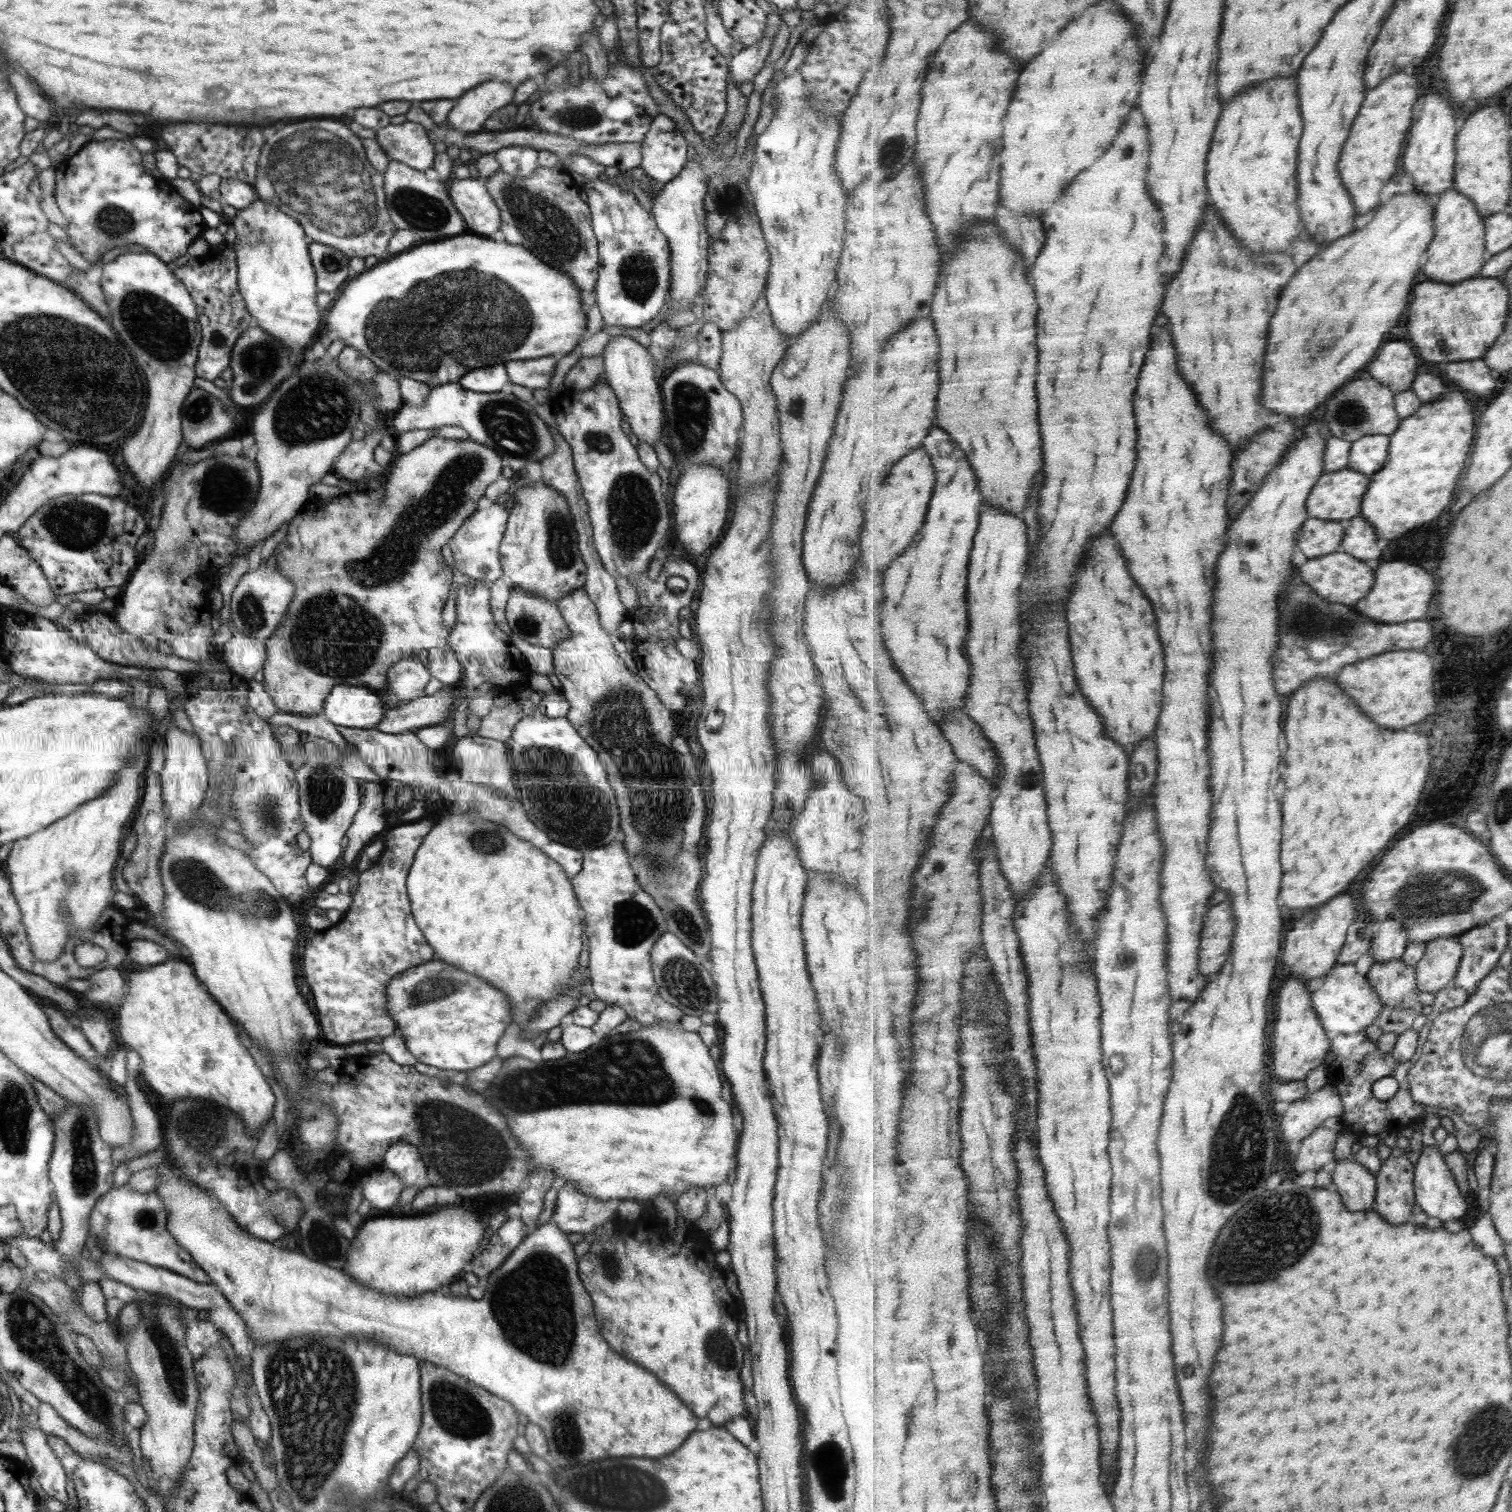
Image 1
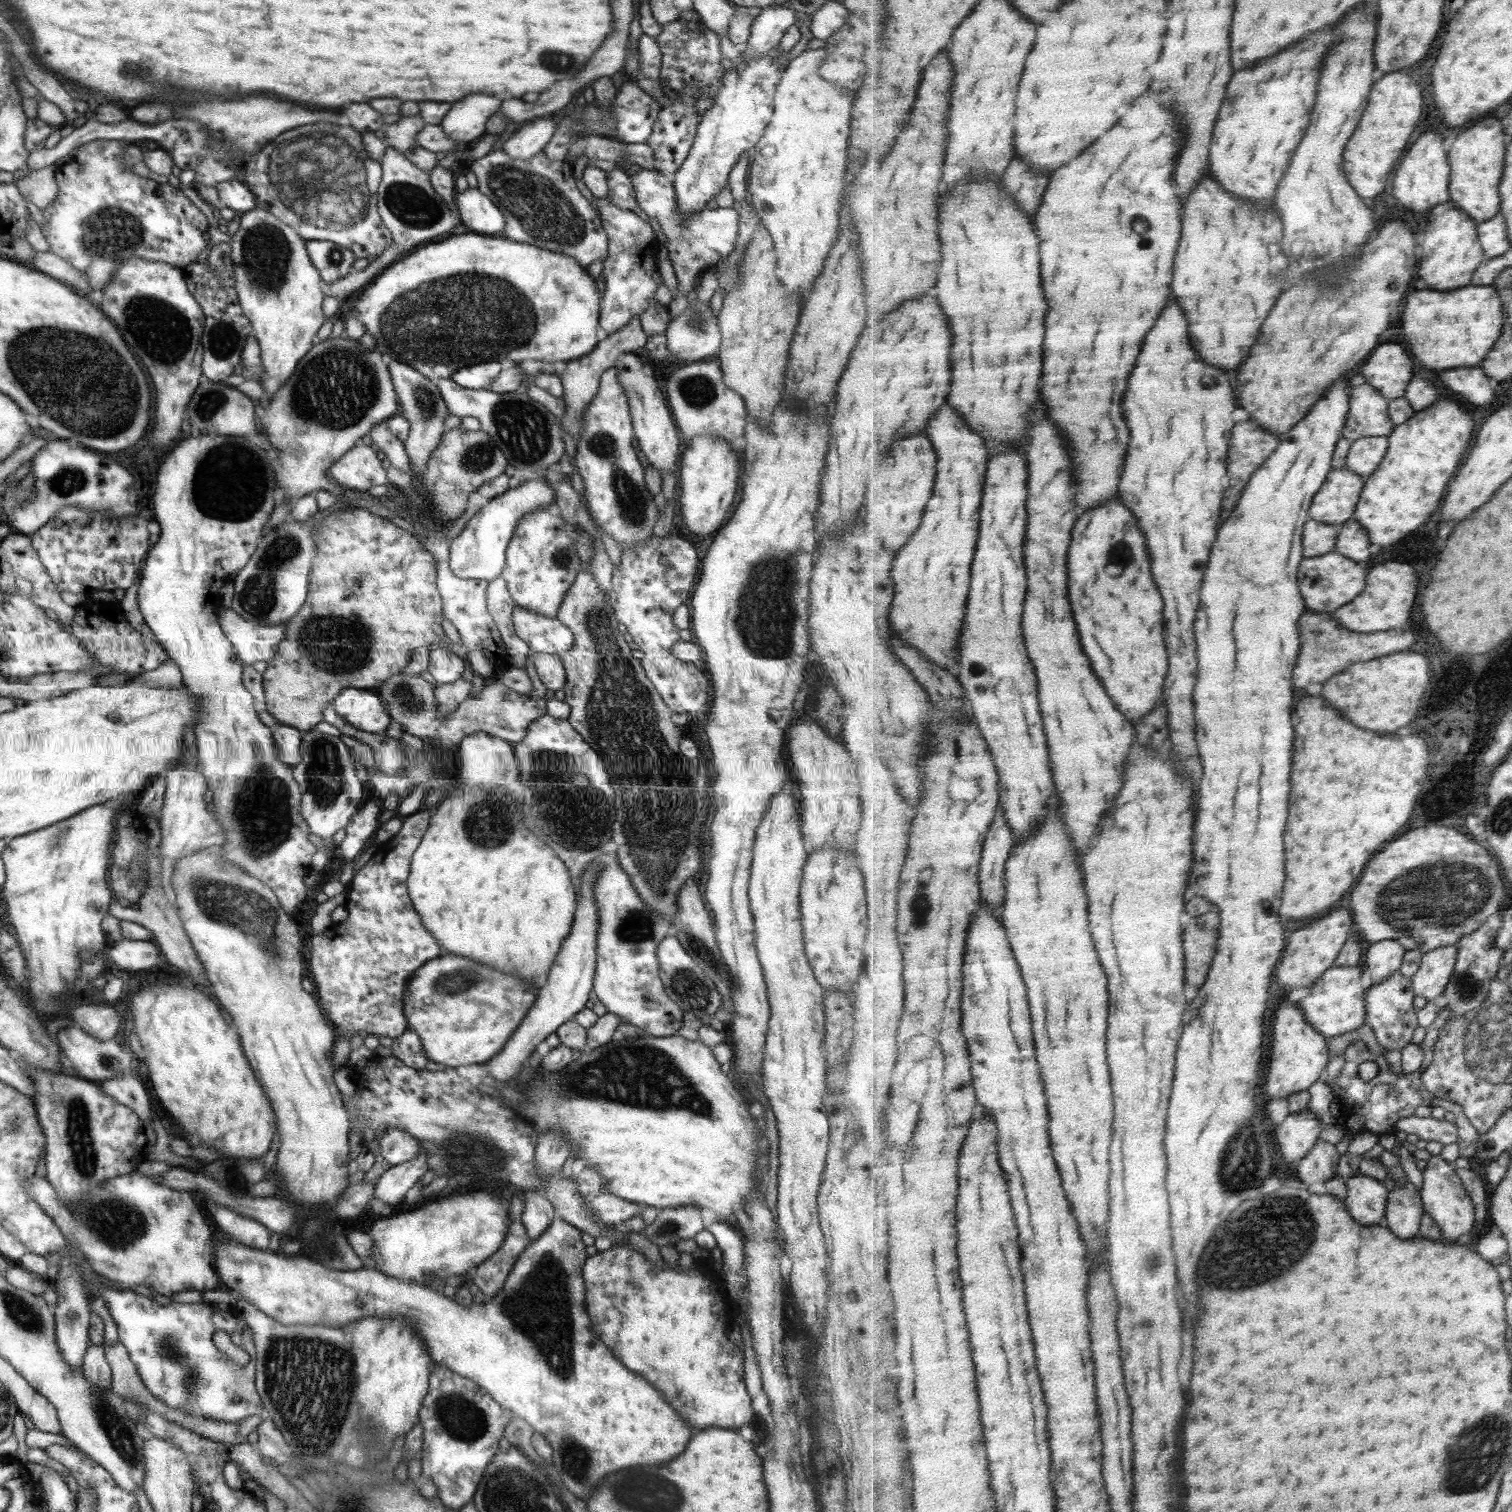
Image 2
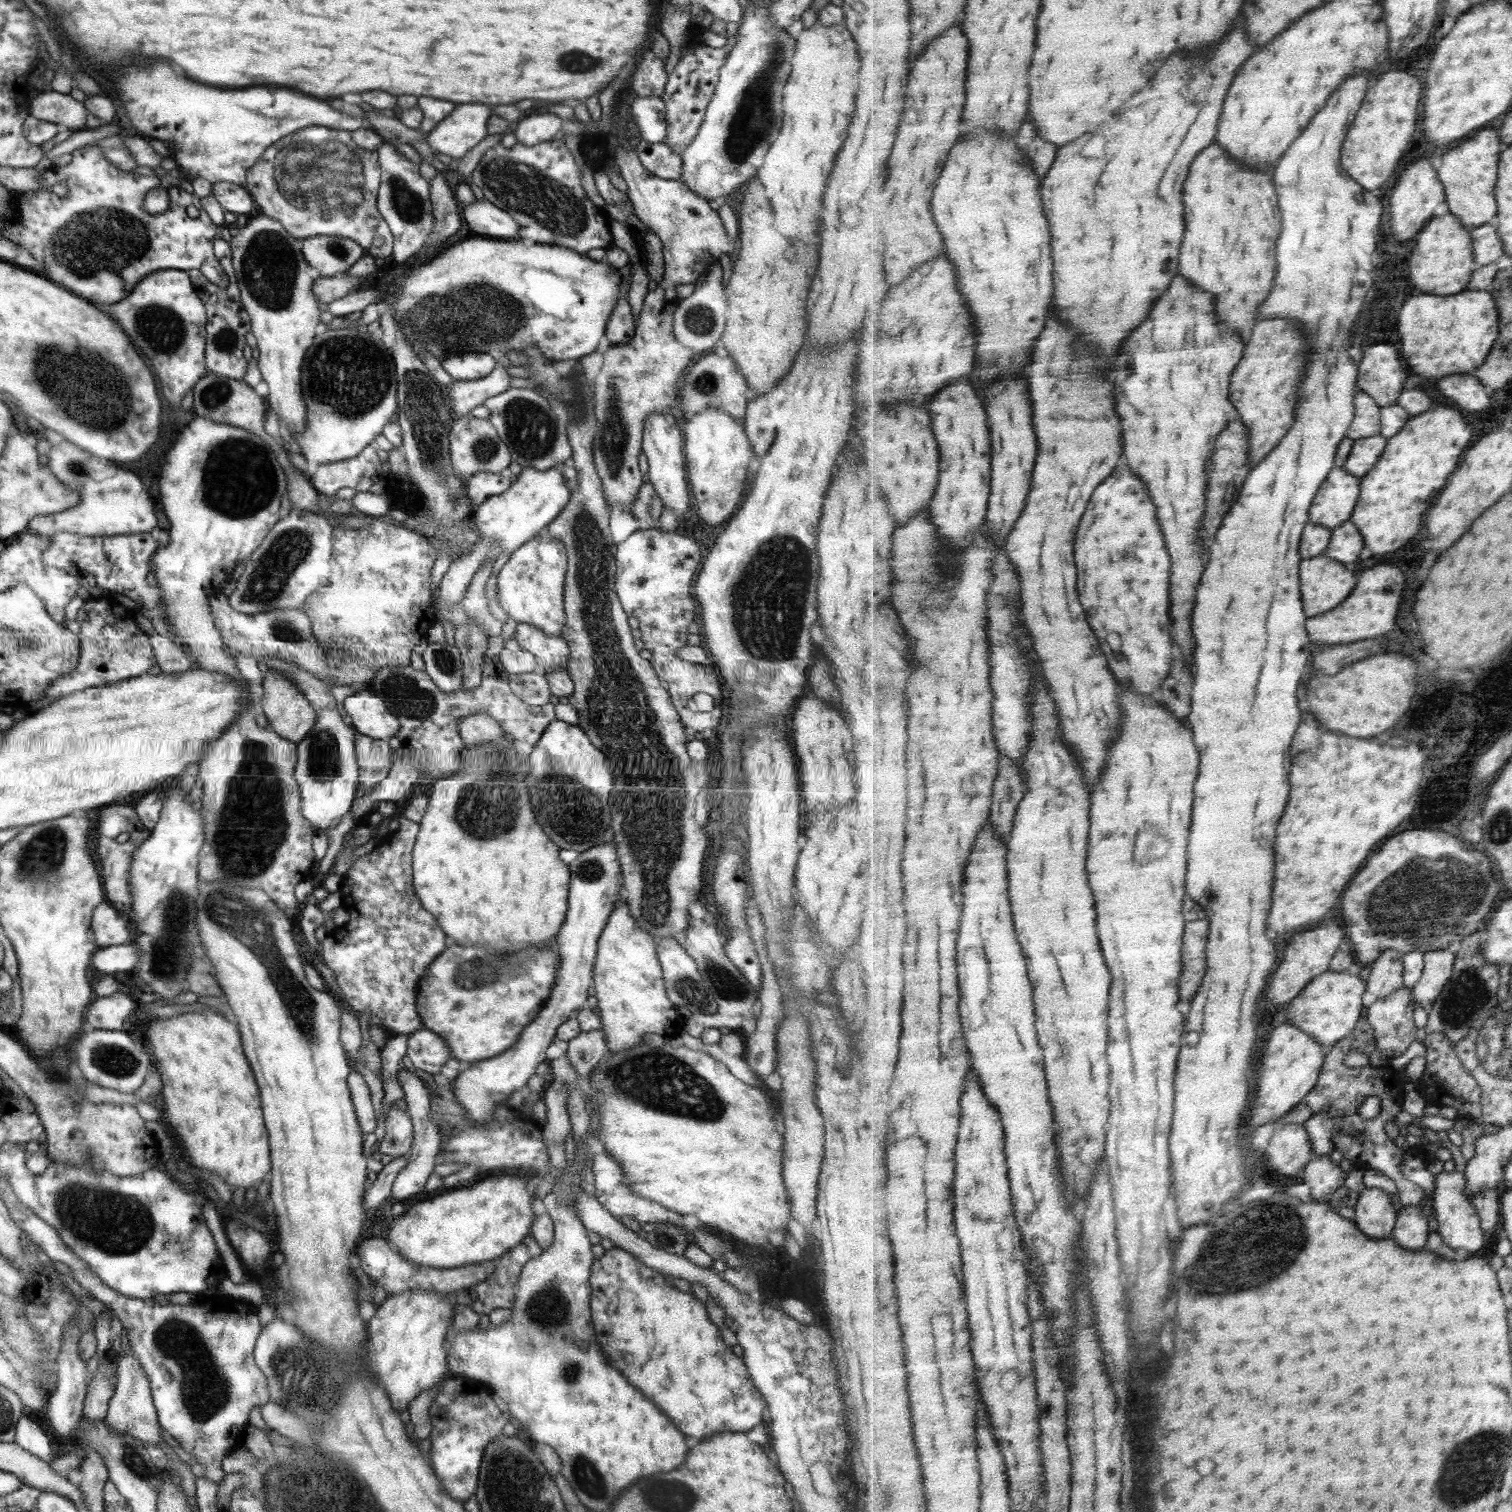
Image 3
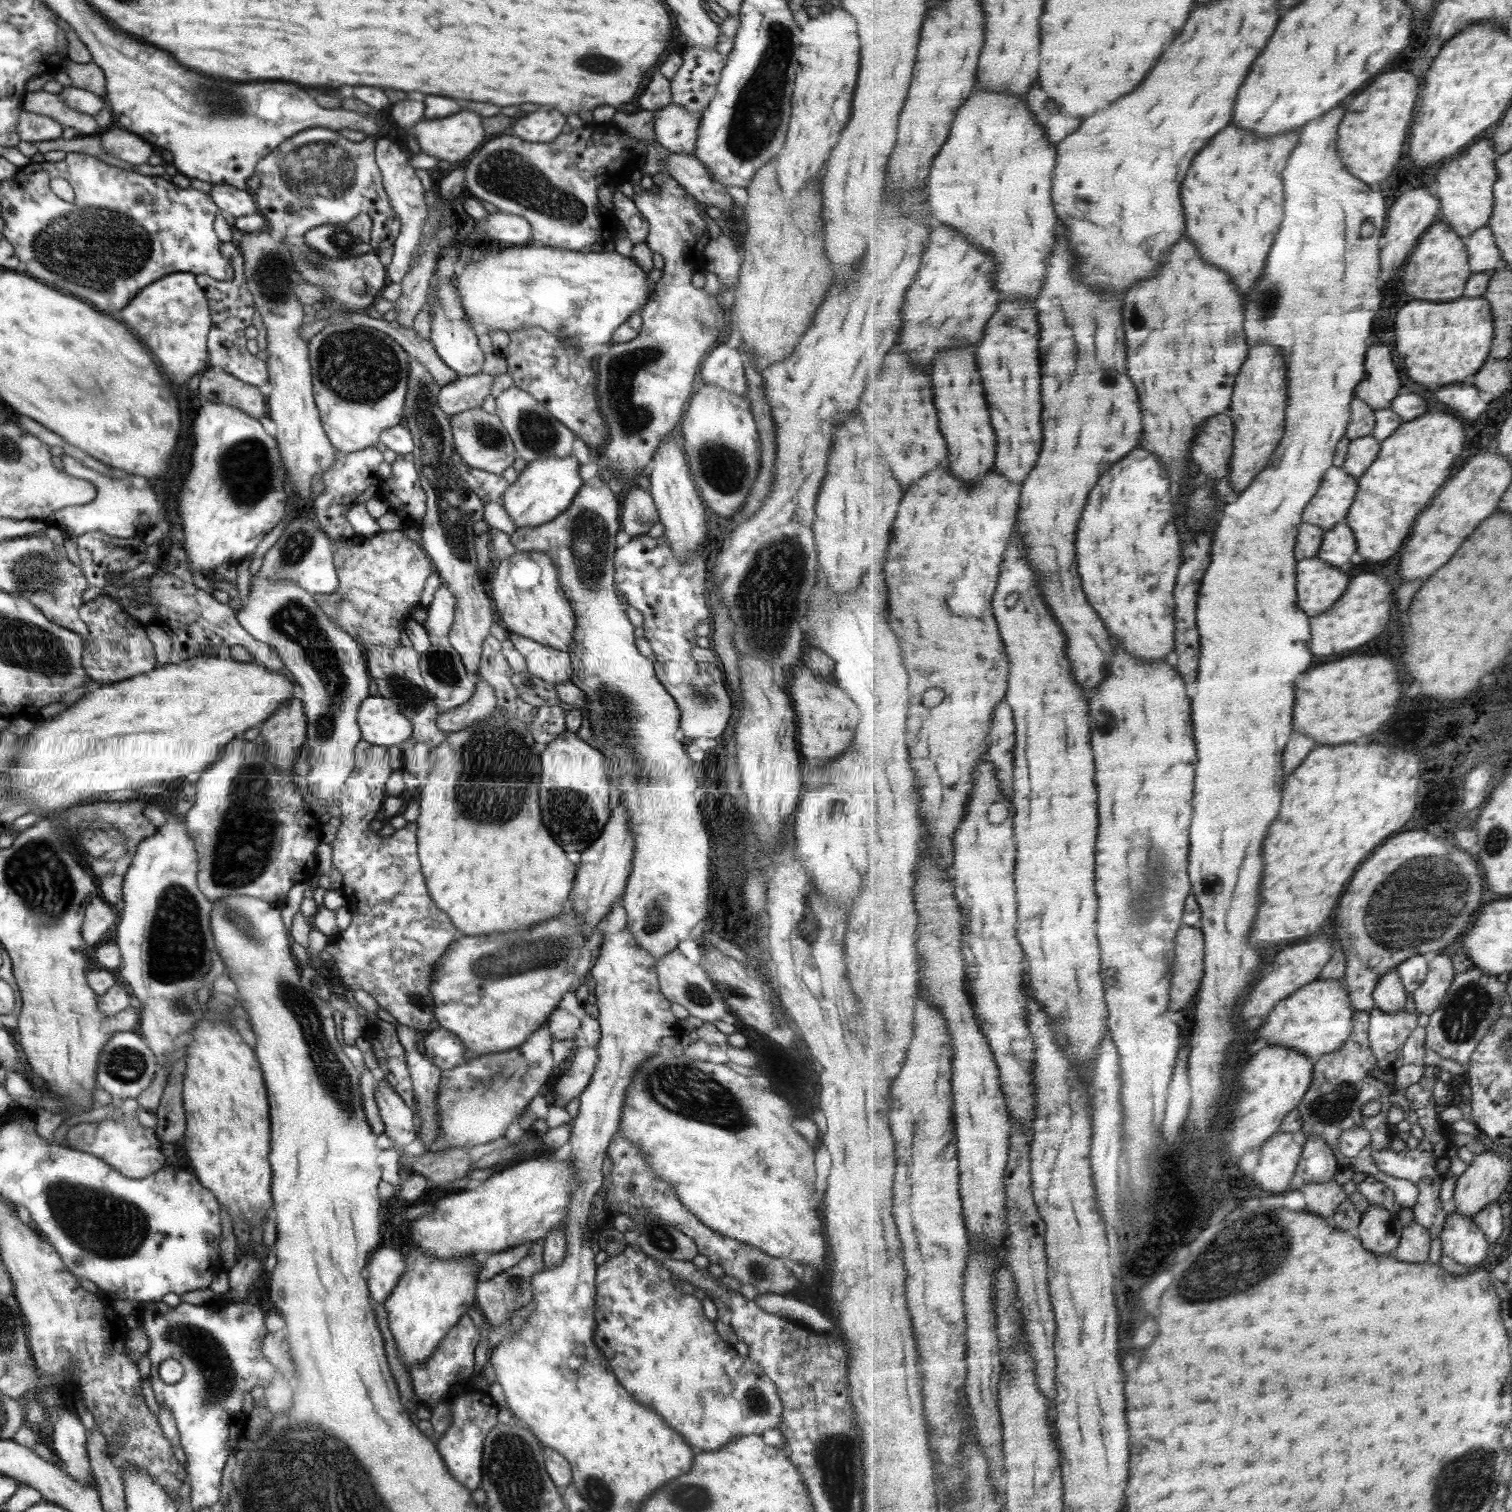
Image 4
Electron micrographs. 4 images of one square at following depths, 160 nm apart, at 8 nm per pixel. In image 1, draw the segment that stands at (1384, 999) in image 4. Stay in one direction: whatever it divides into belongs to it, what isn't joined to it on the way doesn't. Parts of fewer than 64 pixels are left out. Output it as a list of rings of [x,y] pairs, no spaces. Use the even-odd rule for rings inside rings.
[[[1398,920],[1380,923],[1379,935],[1373,940],[1375,959],[1392,962],[1404,958],[1410,942],[1408,929]]]

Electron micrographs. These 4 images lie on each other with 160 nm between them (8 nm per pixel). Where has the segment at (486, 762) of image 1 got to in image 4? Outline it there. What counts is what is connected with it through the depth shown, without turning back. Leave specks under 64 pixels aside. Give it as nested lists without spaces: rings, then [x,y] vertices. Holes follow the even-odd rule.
[[[477,672],[472,677],[478,681],[475,683],[475,691],[471,699],[462,706],[439,715],[437,725],[444,732],[464,730],[475,722],[486,720],[494,710],[498,709],[493,688],[485,680],[481,680]]]

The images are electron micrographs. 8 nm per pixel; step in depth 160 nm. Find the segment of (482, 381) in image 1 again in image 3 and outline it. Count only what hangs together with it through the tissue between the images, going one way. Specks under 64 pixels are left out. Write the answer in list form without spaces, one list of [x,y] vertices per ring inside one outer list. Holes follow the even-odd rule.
[[[464,353],[464,355],[446,355],[444,357],[441,366],[453,381],[485,378],[497,366],[496,359],[488,354]]]

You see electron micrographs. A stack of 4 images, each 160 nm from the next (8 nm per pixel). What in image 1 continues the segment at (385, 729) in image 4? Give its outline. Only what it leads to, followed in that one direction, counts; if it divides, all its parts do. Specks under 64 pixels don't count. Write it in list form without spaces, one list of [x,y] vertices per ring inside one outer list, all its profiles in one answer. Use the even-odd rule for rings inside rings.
[[[336,685],[328,693],[322,712],[336,726],[372,729],[385,710],[382,695],[371,689]]]

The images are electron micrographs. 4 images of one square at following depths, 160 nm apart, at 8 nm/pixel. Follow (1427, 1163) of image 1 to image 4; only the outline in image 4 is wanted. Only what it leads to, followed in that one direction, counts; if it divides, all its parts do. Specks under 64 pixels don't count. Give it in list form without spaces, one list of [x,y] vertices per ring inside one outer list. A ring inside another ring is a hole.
[[[1454,1211],[1447,1218],[1441,1236],[1443,1252],[1474,1270],[1488,1258],[1490,1241],[1475,1218]]]

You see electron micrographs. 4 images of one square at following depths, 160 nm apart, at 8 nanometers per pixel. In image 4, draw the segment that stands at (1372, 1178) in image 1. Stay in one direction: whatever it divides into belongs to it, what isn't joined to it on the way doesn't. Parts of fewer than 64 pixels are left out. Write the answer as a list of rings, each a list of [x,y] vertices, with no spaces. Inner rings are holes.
[[[1370,1205],[1369,1211],[1363,1214],[1358,1236],[1363,1245],[1373,1253],[1392,1255],[1403,1240],[1405,1226],[1391,1210],[1380,1205]]]

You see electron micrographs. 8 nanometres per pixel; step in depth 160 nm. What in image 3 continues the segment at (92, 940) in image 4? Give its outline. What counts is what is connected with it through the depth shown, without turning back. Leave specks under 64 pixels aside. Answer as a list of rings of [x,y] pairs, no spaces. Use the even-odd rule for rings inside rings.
[[[110,902],[95,906],[92,917],[94,939],[100,947],[118,946],[131,942],[128,919],[119,906]]]

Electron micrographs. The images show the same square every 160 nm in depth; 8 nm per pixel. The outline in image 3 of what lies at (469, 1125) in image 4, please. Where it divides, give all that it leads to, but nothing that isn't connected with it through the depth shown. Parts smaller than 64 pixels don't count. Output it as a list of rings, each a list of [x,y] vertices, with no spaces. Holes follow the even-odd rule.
[[[616,843],[600,844],[581,853],[570,865],[568,910],[564,925],[555,937],[559,964],[550,998],[538,1016],[525,1026],[514,1045],[496,1058],[476,1062],[468,1072],[462,1071],[453,1081],[456,1100],[464,1107],[467,1117],[479,1125],[487,1125],[496,1105],[502,1105],[516,1090],[547,1062],[546,1049],[556,1037],[558,1027],[574,1016],[588,1000],[588,989],[593,984],[593,966],[597,957],[597,944],[616,902],[622,898],[623,887]]]

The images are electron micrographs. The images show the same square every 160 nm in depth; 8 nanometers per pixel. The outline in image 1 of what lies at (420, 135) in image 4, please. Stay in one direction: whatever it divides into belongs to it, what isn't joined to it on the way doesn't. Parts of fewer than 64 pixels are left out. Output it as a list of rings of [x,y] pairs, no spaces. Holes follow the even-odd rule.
[[[486,82],[458,98],[447,121],[462,133],[475,134],[483,131],[484,123],[494,111],[513,104],[512,100],[512,86],[504,82]]]

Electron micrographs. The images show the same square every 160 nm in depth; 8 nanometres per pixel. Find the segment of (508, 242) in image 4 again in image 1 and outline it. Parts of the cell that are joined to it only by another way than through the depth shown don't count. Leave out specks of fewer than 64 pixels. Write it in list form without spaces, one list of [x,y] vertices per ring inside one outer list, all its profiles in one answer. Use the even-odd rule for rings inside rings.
[[[469,177],[457,179],[453,178],[448,184],[449,197],[452,199],[457,211],[462,215],[464,222],[472,232],[490,236],[501,227],[501,212],[495,203],[495,200],[487,191],[486,185],[480,178]]]

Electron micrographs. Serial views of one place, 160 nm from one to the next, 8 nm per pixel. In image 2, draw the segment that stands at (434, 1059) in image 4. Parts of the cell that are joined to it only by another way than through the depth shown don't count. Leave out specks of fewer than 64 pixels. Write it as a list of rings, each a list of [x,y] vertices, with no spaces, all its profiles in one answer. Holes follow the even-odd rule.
[[[410,1028],[406,1029],[399,1037],[392,1039],[392,1045],[389,1053],[398,1057],[405,1066],[422,1070],[430,1060],[426,1058],[420,1037]]]

